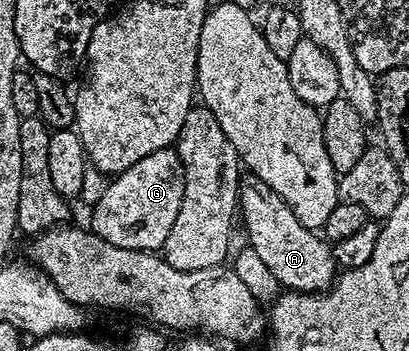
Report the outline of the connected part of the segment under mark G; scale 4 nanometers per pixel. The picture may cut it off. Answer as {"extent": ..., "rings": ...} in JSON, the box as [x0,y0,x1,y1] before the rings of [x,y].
{"extent":[88,147,185,253],"rings":[[[176,147],[155,150],[110,180],[113,181],[102,190],[89,220],[88,227],[93,235],[116,248],[136,252],[156,253],[164,249],[175,214],[179,214],[179,206],[183,206],[185,171]]]}

